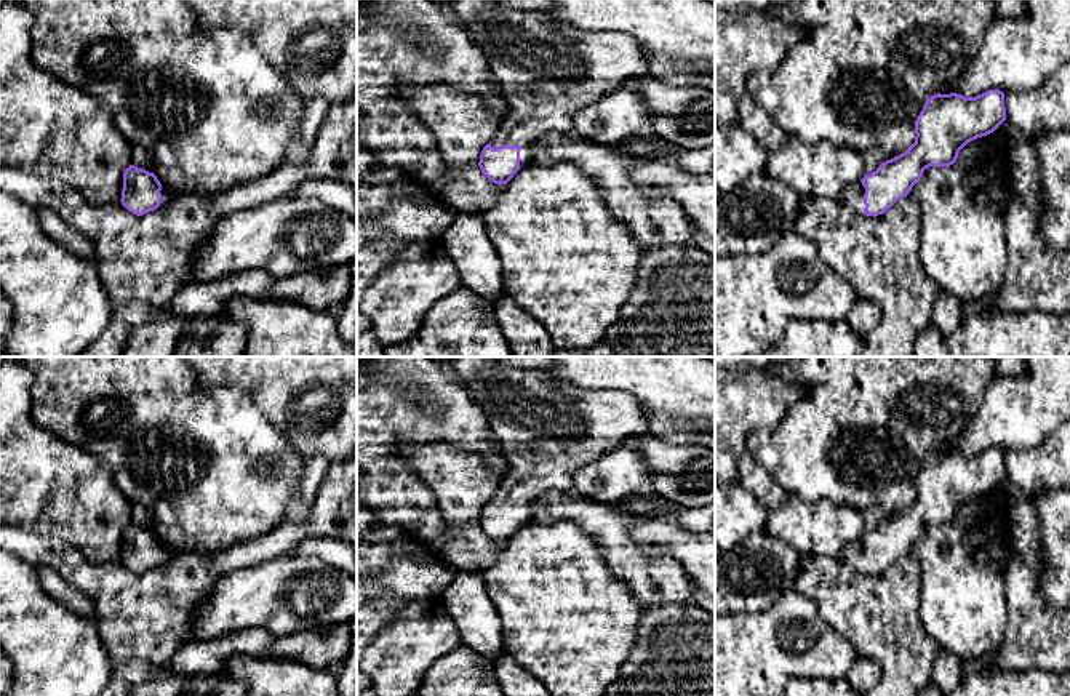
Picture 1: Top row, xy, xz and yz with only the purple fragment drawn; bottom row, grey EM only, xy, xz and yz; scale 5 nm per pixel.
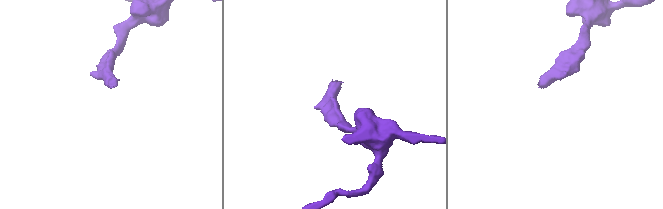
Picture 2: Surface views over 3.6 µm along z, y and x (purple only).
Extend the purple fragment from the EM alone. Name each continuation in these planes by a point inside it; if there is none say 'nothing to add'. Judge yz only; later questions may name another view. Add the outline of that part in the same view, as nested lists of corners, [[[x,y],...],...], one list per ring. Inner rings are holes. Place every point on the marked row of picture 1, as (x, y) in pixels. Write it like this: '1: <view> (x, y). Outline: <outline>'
1: yz (853, 196). Outline: [[[857,181],[843,192],[840,203],[852,208],[857,213],[862,213],[865,210],[862,200],[864,194],[865,194],[865,187],[862,186],[860,181]]]

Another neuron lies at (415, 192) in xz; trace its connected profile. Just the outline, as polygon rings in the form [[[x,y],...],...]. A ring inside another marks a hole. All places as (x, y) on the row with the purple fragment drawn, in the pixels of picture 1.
[[[416,182],[405,184],[403,194],[409,202],[419,206],[429,206],[432,203],[430,197],[425,194],[425,189]]]

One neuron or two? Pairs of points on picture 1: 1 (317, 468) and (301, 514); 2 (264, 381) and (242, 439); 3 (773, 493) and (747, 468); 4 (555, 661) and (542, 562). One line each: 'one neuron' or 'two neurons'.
1: one neuron
2: two neurons
3: one neuron
4: one neuron

